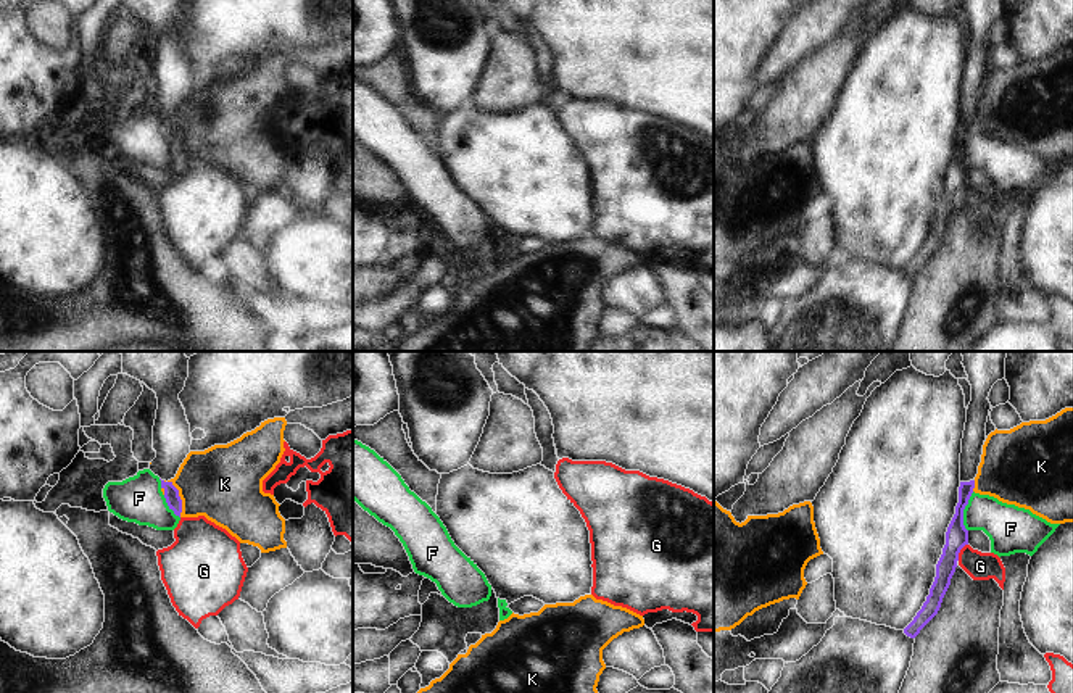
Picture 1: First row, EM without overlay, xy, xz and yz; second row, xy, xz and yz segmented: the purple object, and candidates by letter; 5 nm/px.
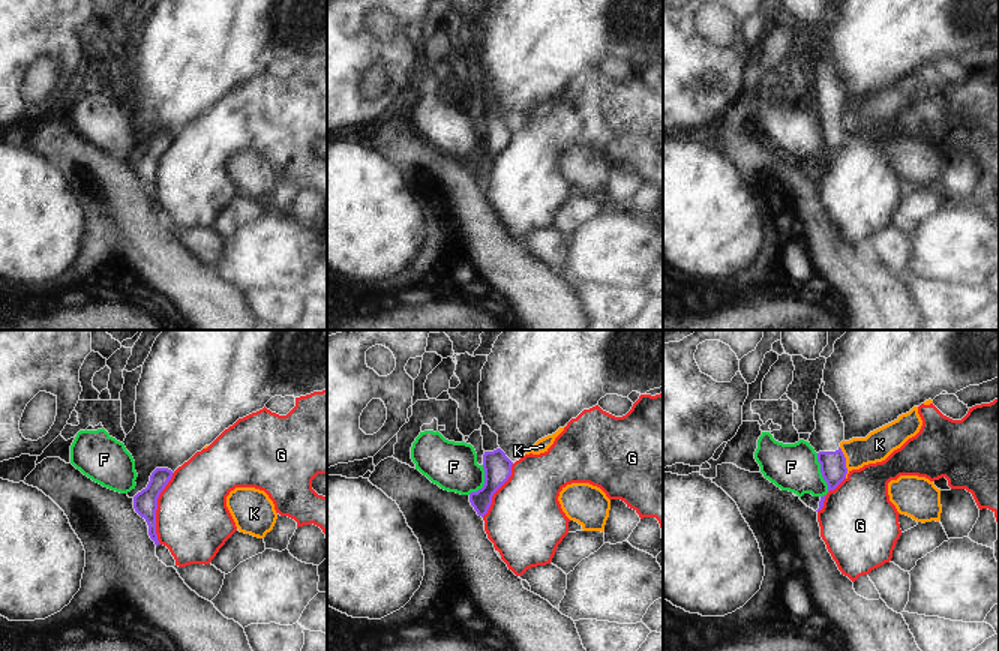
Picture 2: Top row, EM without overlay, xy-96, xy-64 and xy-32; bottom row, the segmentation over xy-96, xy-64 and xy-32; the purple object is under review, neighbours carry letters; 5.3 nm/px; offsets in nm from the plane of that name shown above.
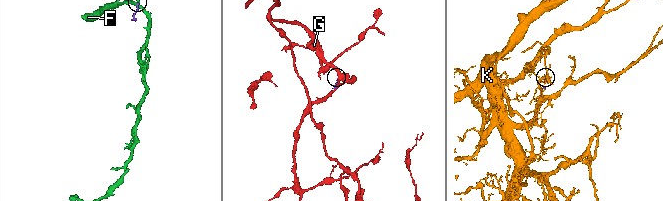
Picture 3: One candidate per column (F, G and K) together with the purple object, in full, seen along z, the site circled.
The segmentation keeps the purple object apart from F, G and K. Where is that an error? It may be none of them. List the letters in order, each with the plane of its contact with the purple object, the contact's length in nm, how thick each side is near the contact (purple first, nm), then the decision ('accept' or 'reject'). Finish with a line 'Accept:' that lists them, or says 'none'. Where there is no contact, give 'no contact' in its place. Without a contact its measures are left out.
F: yz | 200 nm | 110/220 nm | reject
G: yz | 100 nm | 110/140 nm | reject
K: xy | 200 nm | 80/380 nm | reject
Accept: none

